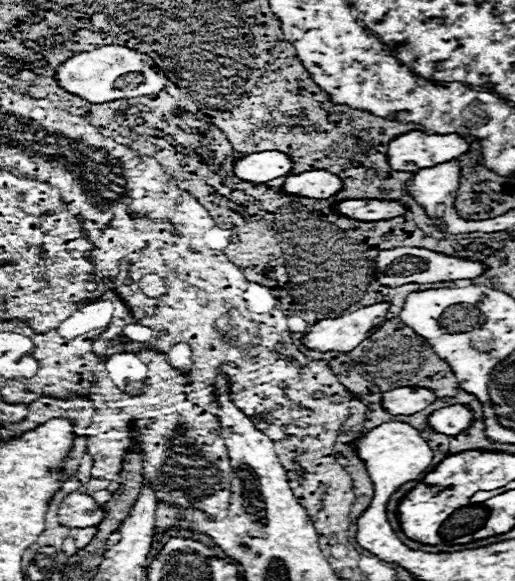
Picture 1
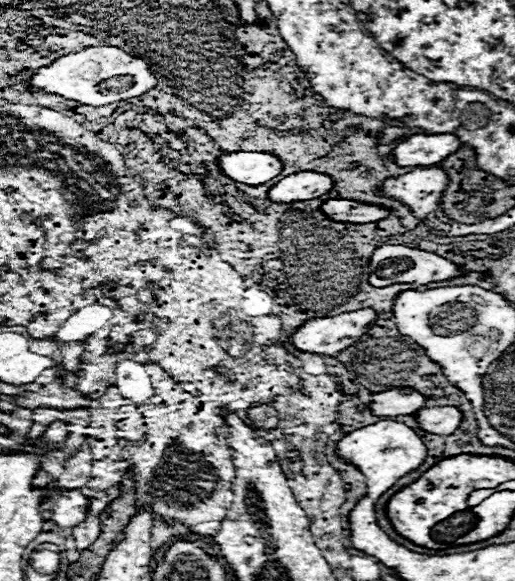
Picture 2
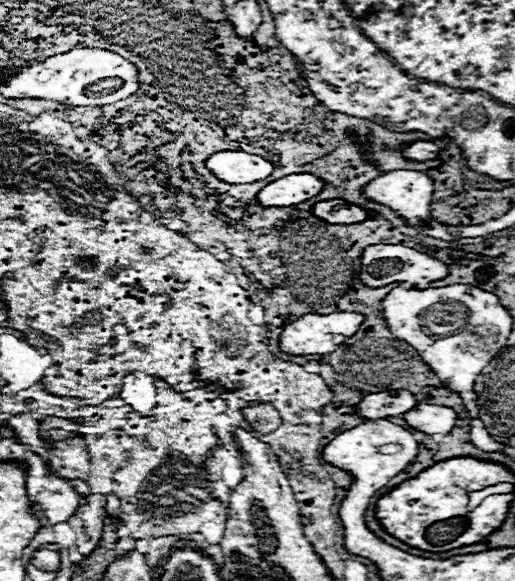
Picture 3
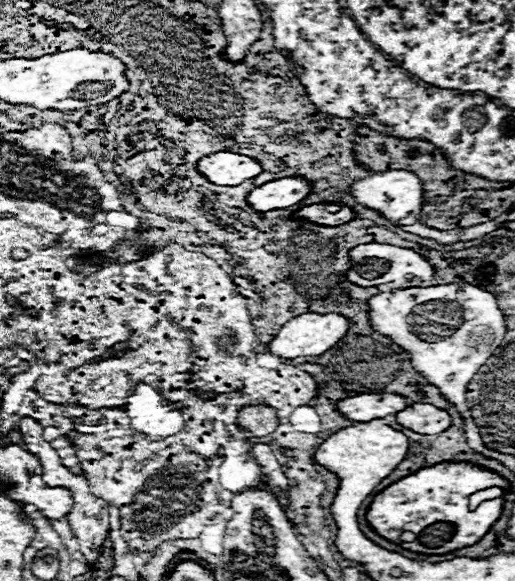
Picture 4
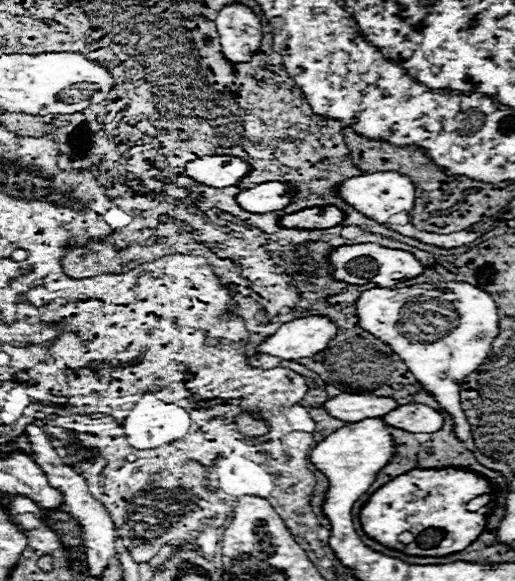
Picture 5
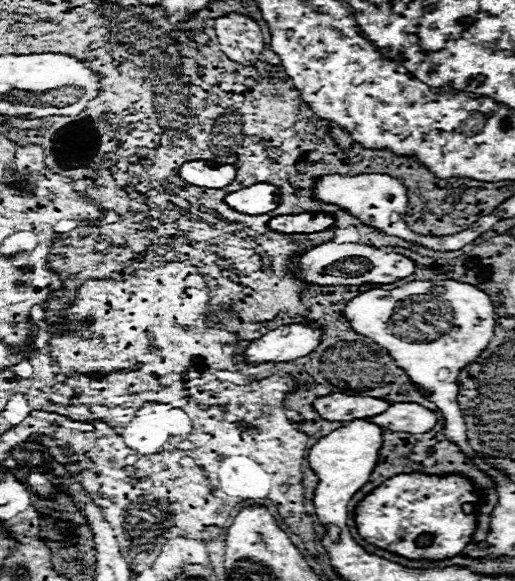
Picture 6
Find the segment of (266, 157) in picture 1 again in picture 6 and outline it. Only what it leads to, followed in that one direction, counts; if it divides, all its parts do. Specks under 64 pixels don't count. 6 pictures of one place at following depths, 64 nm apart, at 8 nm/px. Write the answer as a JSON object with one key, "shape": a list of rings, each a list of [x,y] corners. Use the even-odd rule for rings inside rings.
{"shape":[[[204,160],[184,162],[178,170],[178,176],[200,188],[224,188],[234,180],[234,166],[210,166]]]}

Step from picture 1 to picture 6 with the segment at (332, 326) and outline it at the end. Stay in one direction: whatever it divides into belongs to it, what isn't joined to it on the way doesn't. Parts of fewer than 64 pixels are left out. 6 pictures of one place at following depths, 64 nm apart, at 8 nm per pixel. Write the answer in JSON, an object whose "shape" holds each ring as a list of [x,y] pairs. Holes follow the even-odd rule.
{"shape":[[[286,324],[252,340],[244,350],[244,360],[250,364],[294,362],[296,358],[308,356],[318,342],[320,330],[316,326]]]}

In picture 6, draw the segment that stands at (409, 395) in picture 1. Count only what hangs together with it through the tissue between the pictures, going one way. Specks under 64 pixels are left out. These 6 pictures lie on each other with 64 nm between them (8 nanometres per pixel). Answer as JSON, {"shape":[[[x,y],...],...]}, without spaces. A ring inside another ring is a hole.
{"shape":[[[328,394],[312,402],[314,412],[324,420],[352,422],[368,416],[376,416],[388,408],[384,400],[372,400],[370,396],[348,396],[348,394]]]}

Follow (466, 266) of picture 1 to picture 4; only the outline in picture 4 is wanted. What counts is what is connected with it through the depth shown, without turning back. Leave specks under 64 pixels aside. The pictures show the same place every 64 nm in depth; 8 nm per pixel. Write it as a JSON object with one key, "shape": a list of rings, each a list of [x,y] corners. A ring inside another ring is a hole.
{"shape":[[[358,244],[348,250],[350,256],[350,266],[348,272],[344,274],[350,282],[360,284],[360,286],[376,286],[376,288],[400,288],[402,282],[410,280],[428,280],[434,276],[434,268],[414,250],[410,248],[398,248],[390,244]]]}

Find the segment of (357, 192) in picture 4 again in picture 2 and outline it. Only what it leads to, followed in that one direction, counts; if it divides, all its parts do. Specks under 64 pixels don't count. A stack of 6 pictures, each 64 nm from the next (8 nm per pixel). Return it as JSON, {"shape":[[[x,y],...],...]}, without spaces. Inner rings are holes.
{"shape":[[[414,168],[408,174],[386,178],[378,192],[400,200],[416,218],[428,218],[428,214],[438,212],[438,200],[444,186],[446,174],[440,168]]]}

